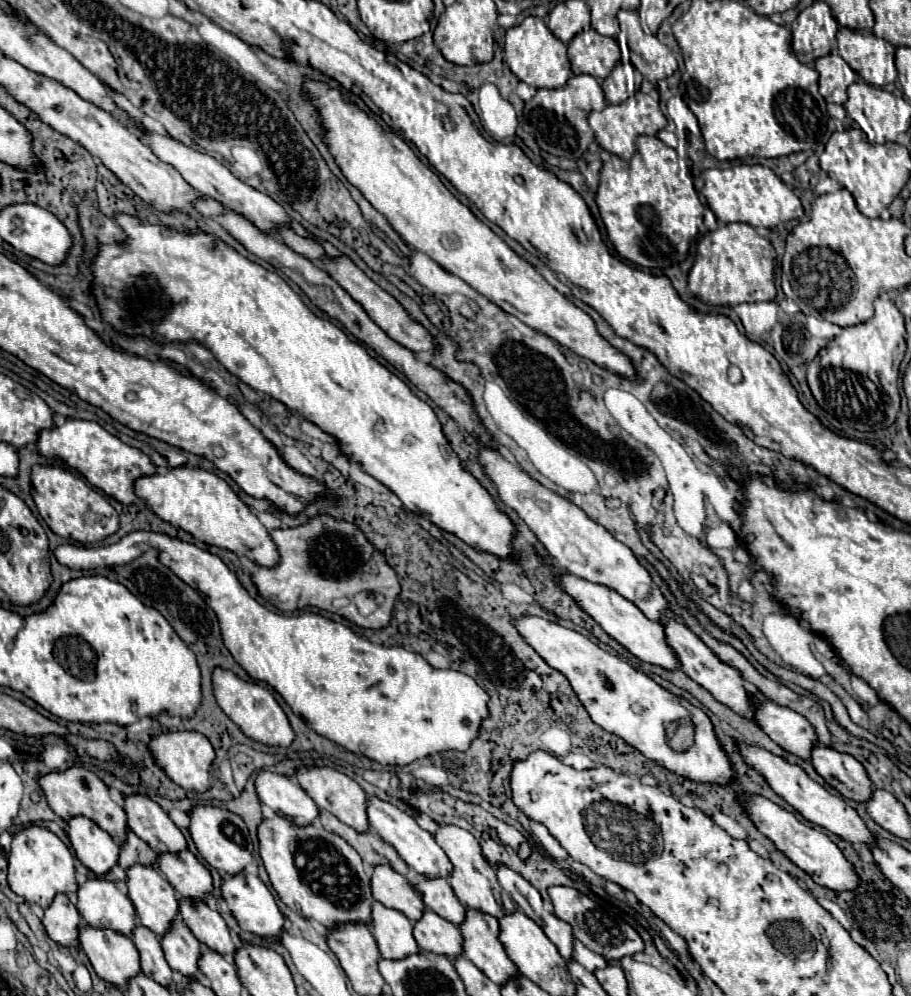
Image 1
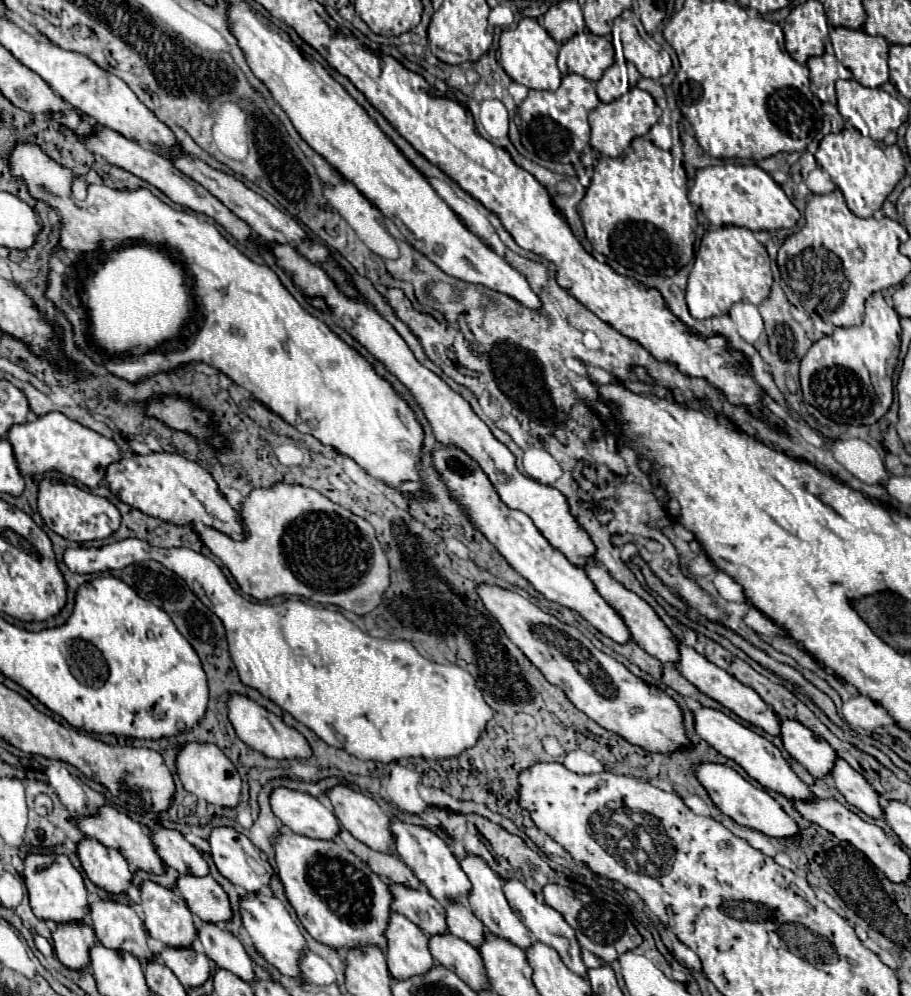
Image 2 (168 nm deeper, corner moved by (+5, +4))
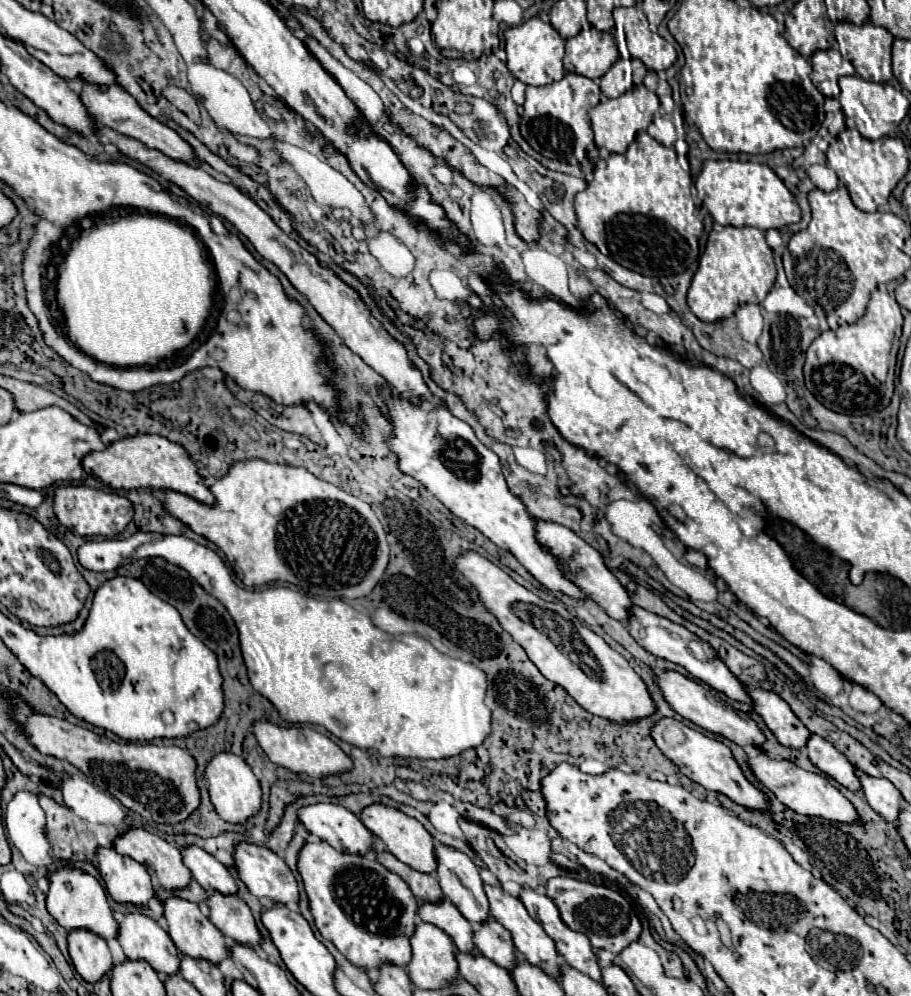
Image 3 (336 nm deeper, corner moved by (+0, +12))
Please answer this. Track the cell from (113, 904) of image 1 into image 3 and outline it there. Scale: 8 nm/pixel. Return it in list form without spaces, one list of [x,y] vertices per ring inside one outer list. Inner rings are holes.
[[[143,912],[123,916],[117,940],[127,958],[145,960],[161,974],[179,974],[179,950],[169,934]]]

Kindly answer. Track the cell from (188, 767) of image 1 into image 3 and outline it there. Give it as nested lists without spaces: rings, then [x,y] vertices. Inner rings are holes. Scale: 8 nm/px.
[[[217,752],[205,766],[205,778],[209,782],[207,790],[211,796],[211,802],[217,810],[217,814],[227,822],[245,822],[249,816],[257,814],[261,808],[261,788],[259,780],[255,780],[255,774],[247,764],[243,764],[241,756],[235,756],[231,752]]]

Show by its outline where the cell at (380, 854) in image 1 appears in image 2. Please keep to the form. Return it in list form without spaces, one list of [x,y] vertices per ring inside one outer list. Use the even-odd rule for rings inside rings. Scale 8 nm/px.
[[[342,830],[340,834],[342,842],[346,844],[346,848],[350,852],[354,852],[360,860],[364,860],[372,872],[376,872],[380,878],[384,878],[386,882],[394,882],[394,884],[404,884],[408,888],[420,888],[420,880],[414,876],[414,872],[410,872],[410,868],[392,854],[382,854],[376,852],[372,848],[368,848],[366,844],[362,844],[360,840],[356,840],[350,832]]]

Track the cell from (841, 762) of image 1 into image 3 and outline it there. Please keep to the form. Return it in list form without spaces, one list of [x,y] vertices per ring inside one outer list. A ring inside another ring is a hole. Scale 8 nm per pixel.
[[[761,688],[749,690],[749,696],[753,700],[753,710],[761,714],[769,730],[777,736],[777,740],[793,750],[801,750],[807,746],[811,732],[807,726],[793,714],[791,706],[777,696],[775,692],[767,692]]]

